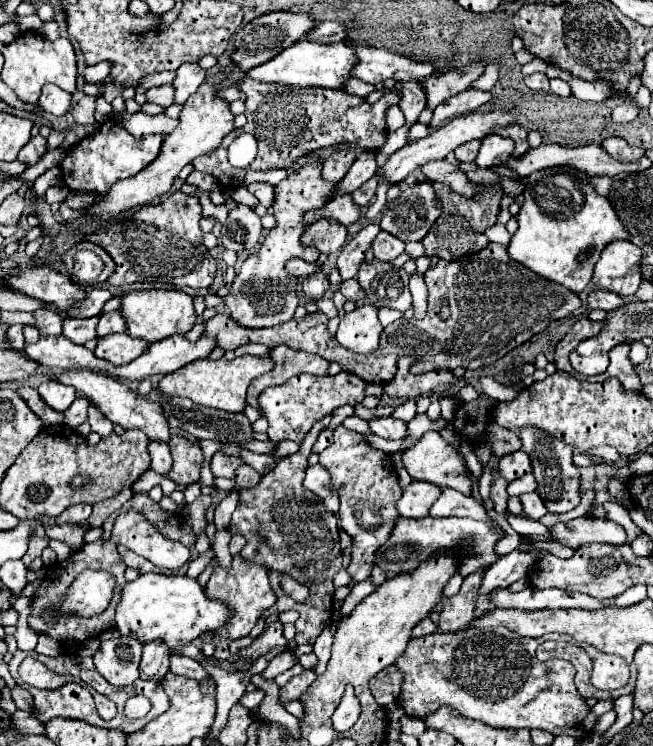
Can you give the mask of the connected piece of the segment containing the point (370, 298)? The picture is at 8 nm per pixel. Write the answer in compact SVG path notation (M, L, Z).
M374 259L372 263L362 261L356 275L358 283L366 291L366 301L374 307L390 307L406 311L412 305L408 289L408 273L402 267Z

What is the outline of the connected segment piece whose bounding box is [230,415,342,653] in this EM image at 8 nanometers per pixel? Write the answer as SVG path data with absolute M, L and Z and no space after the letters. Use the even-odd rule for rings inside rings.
M330 415L324 417L324 421L318 421L312 427L312 431L308 433L308 437L302 441L300 451L294 455L288 455L288 457L282 457L278 461L276 469L262 477L258 487L240 491L240 501L238 501L236 511L232 513L232 523L230 523L232 533L244 533L244 537L246 537L246 545L240 551L240 555L246 561L266 563L278 575L290 571L292 579L296 579L300 585L306 585L310 589L310 595L303 603L296 602L282 592L279 584L271 584L278 601L263 613L263 617L260 617L248 637L232 641L230 649L234 653L238 649L248 647L263 631L265 619L276 612L294 610L300 613L300 617L294 623L296 625L294 641L298 645L314 643L318 639L318 635L324 631L324 627L330 625L332 599L334 599L334 583L332 581L334 581L334 575L342 567L338 525L336 525L336 517L326 511L324 503L302 485L304 473L308 469L308 457L312 453L312 445L316 443L318 433L328 427L328 423L330 423ZM280 563L284 563L284 565L288 563L288 569L282 567Z

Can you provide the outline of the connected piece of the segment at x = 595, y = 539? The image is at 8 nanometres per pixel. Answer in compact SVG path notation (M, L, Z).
M588 517L572 519L566 523L556 523L552 527L556 541L564 545L586 545L586 543L610 543L622 545L626 541L626 531L614 521L588 521Z

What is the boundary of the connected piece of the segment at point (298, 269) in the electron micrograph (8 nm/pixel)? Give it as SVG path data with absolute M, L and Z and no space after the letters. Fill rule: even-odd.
M290 259L288 265L286 265L286 269L288 269L294 277L304 279L304 277L310 277L310 275L322 271L322 265L320 265L320 263L312 263L312 265L310 265L310 263L302 261L302 259Z

